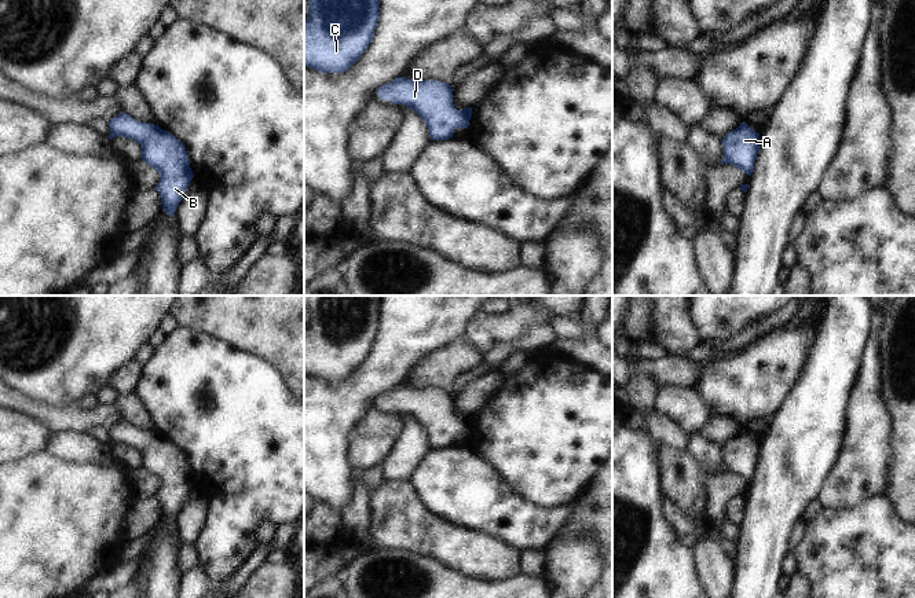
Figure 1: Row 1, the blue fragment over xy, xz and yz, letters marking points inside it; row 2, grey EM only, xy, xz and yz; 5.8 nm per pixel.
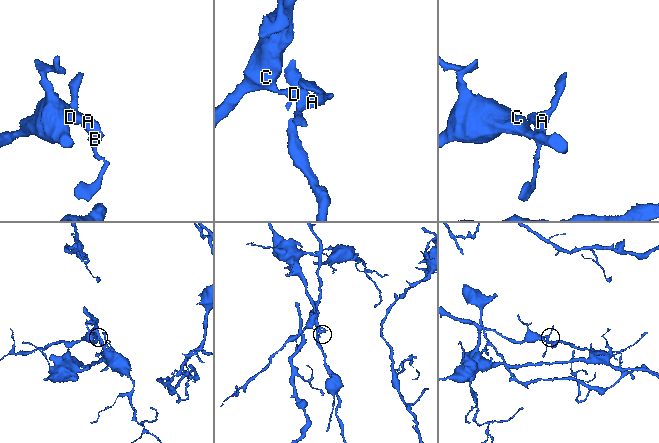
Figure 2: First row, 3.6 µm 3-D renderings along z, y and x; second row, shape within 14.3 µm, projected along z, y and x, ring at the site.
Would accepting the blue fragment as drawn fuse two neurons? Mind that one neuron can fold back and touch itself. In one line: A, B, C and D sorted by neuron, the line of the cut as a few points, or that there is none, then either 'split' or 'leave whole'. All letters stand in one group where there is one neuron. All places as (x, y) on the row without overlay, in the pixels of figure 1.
A B C D; no cut; leave whole

